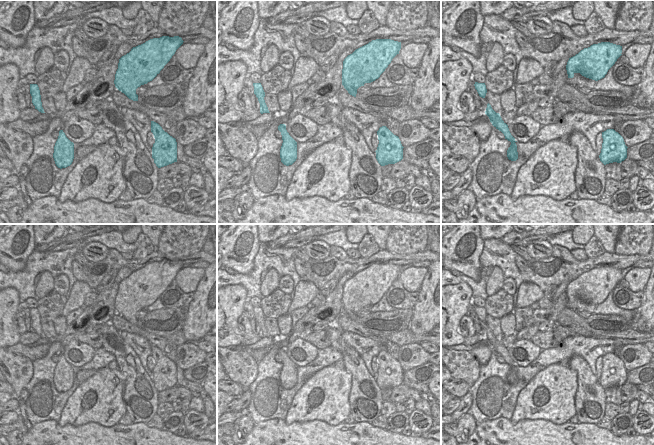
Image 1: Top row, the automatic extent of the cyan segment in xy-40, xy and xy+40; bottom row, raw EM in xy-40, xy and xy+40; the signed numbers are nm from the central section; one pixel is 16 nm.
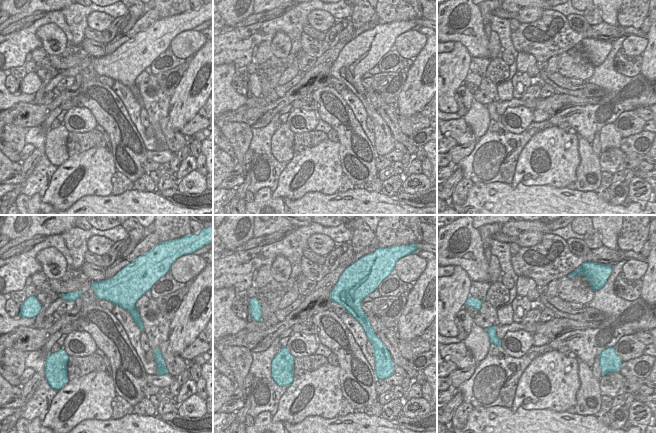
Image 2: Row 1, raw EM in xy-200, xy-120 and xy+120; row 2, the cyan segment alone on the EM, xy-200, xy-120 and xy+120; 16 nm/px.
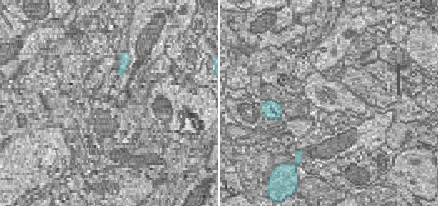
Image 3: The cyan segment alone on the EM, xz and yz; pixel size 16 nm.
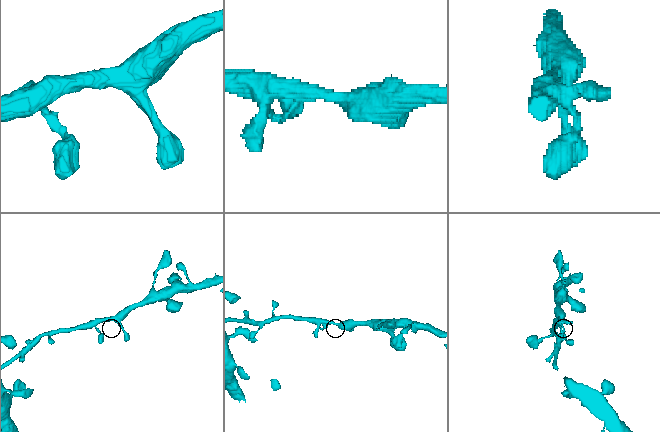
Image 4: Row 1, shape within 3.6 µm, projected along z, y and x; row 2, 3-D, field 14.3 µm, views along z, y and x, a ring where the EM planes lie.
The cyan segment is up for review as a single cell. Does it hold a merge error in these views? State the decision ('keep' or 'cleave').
keep

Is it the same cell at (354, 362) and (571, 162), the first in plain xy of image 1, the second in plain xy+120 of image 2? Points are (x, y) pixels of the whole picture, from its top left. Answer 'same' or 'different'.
different

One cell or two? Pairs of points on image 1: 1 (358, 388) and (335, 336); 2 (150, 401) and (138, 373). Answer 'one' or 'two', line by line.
1: one
2: one

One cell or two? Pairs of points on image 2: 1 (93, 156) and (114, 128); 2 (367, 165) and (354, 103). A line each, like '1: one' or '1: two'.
1: two
2: two

